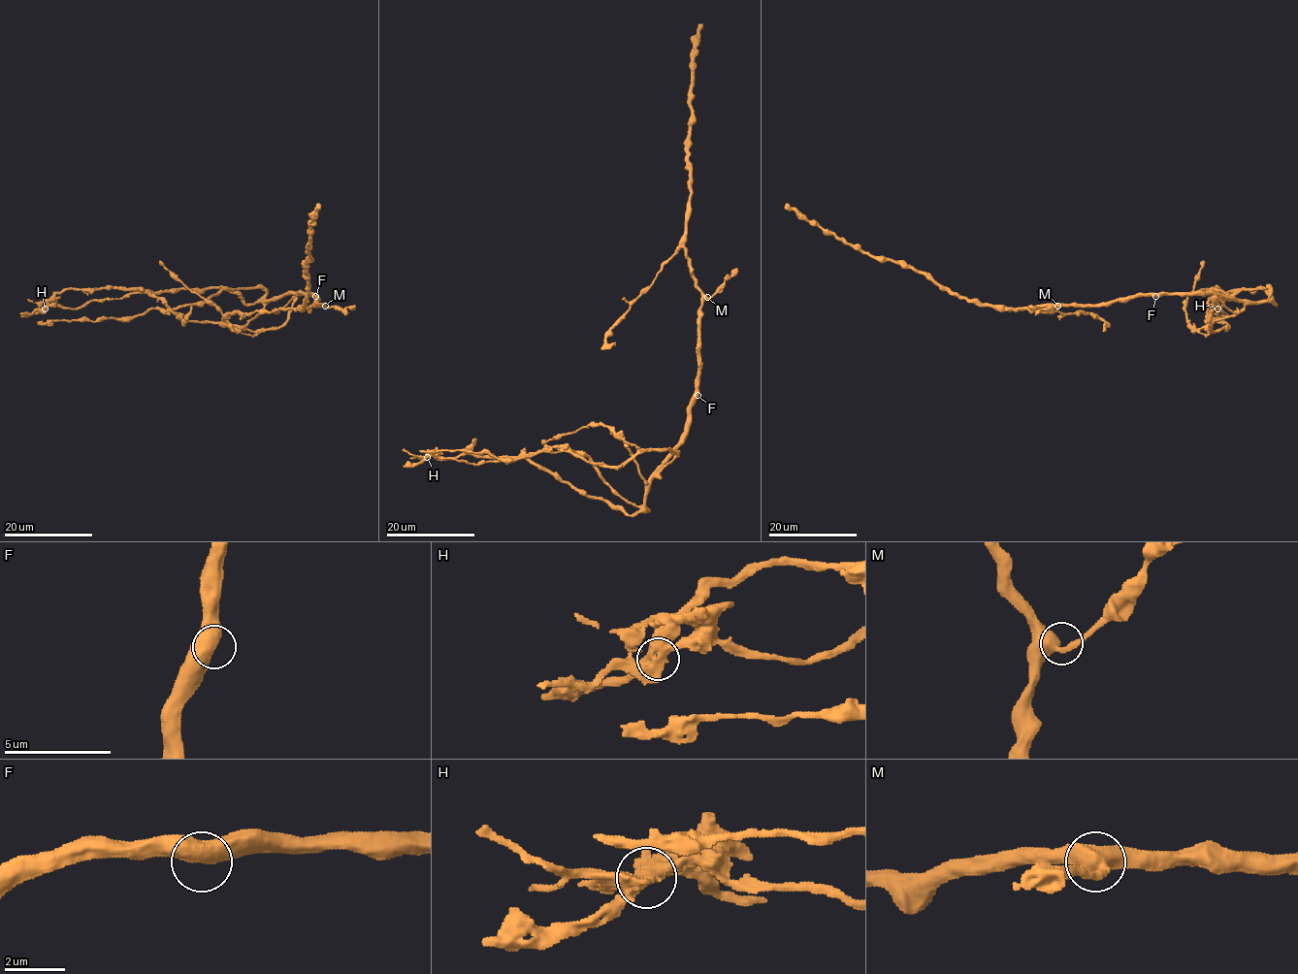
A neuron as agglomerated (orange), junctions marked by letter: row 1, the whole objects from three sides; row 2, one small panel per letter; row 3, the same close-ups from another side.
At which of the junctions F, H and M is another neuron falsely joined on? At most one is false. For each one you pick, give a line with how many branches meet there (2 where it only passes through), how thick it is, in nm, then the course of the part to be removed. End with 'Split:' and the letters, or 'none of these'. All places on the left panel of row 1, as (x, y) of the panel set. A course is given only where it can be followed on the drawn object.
H: Branches: 3. Thickness 440 nm. Course of the part to remove: (45, 308), (151, 293), (183, 319), (256, 332), (277, 328), (293, 301), (275, 308)
Split: H

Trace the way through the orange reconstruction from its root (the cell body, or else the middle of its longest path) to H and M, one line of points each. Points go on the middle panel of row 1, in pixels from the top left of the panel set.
H: (694, 393), (688, 434), (652, 479), (644, 504), (631, 515), (589, 498), (525, 458), (468, 464), (427, 457)
M: (694, 393), (698, 368), (698, 314), (700, 304), (707, 297)

